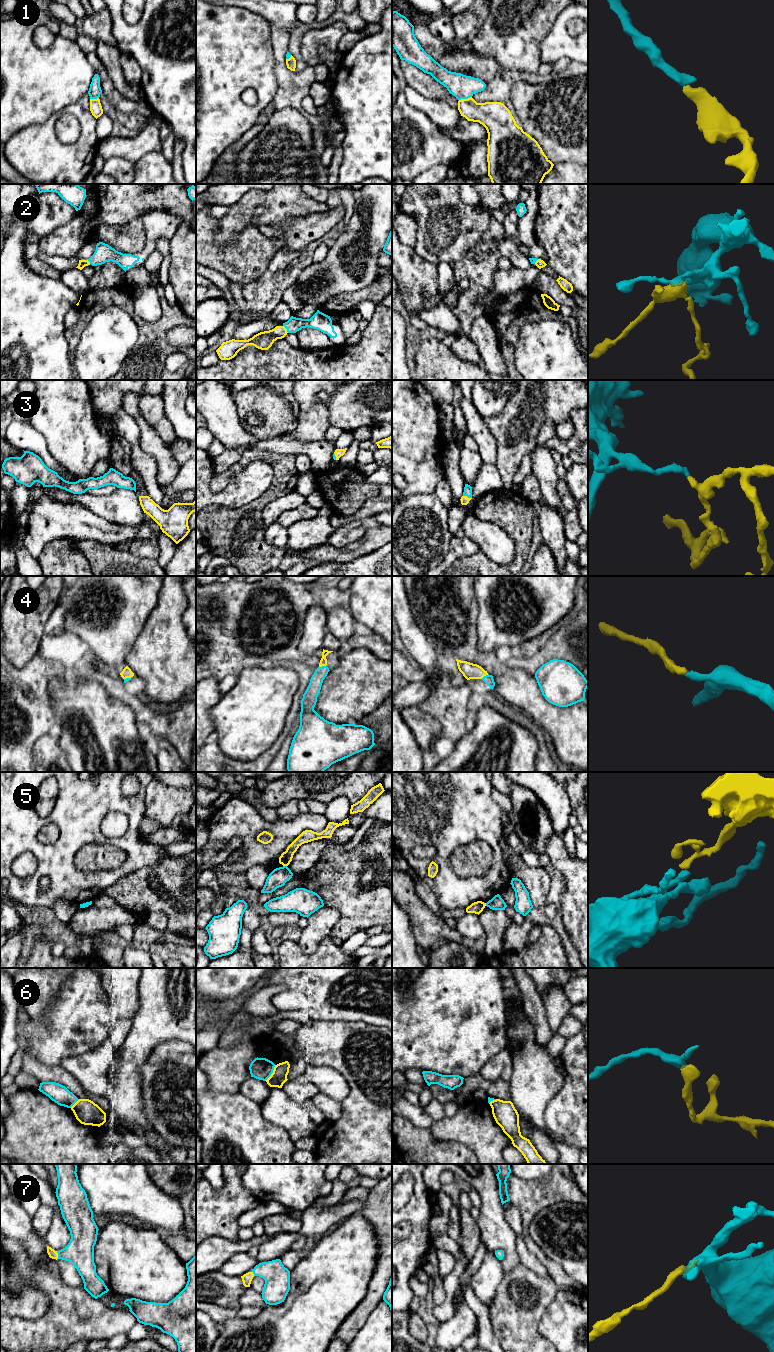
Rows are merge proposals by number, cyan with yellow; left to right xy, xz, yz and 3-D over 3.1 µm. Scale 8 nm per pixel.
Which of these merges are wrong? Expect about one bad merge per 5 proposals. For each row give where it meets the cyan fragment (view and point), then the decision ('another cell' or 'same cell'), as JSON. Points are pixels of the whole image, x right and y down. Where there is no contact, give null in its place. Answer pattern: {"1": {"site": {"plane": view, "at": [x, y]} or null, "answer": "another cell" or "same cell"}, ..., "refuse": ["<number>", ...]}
{"1": {"site": {"plane": "yz", "at": [465, 98]}, "answer": "same cell"}, "2": {"site": {"plane": "xz", "at": [286, 328]}, "answer": "same cell"}, "3": {"site": {"plane": "yz", "at": [467, 496]}, "answer": "same cell"}, "4": {"site": {"plane": "xz", "at": [322, 666]}, "answer": "same cell"}, "5": {"site": {"plane": "xz", "at": [285, 866]}, "answer": "another cell"}, "6": {"site": {"plane": "xz", "at": [272, 1072]}, "answer": "another cell"}, "7": {"site": {"plane": "xy", "at": [58, 1255]}, "answer": "same cell"}, "refuse": ["5", "6"]}

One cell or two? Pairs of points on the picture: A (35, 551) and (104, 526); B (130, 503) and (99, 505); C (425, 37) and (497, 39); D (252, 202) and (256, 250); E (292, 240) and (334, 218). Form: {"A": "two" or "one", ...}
{"A": "one", "B": "one", "C": "two", "D": "two", "E": "one"}

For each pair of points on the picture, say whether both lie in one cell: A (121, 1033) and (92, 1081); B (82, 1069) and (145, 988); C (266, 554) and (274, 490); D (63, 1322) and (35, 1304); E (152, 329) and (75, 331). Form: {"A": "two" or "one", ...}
{"A": "one", "B": "two", "C": "one", "D": "two", "E": "one"}

